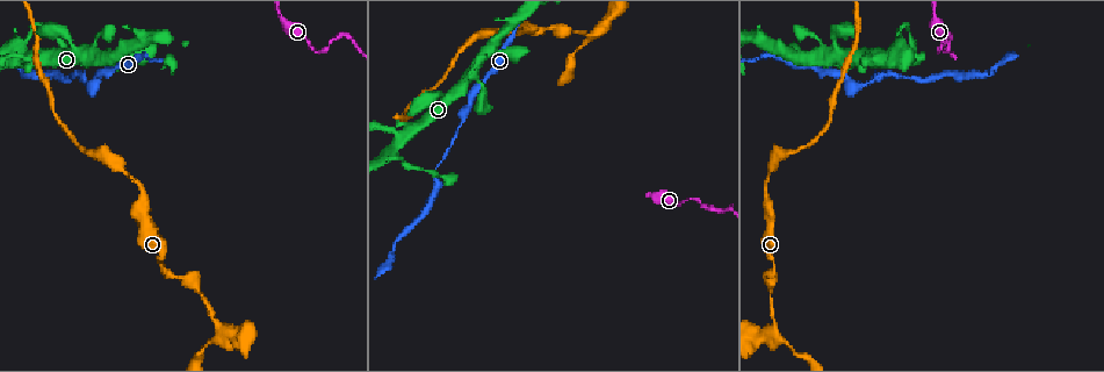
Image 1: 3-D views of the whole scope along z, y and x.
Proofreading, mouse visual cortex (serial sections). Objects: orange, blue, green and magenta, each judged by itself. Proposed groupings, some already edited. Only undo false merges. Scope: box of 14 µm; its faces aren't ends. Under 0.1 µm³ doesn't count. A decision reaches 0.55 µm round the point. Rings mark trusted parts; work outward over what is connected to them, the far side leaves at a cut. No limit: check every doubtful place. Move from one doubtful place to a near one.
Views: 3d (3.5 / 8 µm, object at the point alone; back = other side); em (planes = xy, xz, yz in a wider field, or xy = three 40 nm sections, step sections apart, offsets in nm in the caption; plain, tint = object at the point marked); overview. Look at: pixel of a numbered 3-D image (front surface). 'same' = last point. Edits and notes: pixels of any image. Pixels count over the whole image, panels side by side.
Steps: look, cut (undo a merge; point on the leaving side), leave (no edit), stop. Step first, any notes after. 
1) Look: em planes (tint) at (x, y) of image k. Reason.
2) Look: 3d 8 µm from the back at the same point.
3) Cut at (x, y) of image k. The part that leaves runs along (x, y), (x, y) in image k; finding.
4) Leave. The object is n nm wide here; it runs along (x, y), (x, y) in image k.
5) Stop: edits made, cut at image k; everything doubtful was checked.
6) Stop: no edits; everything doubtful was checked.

Look: 3d 3.5 µm at (693, 199) of image 1. Sharp bend.

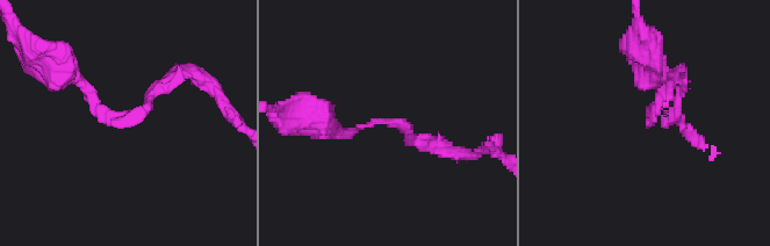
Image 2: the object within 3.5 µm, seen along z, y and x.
Look: em planes (tint) at (383, 122) of image 2. The arms are 150, 200 nm wide.

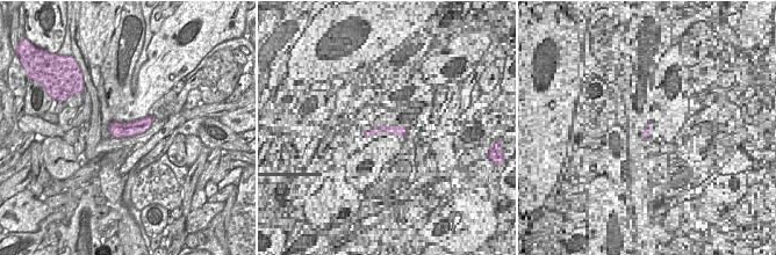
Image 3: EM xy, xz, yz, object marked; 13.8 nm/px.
Leave. The object is 220 nm wide here; it runs along (333, 129), (397, 123), (437, 144) in image 2; continuous, no second cell.

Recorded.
Look: 3d 3.5 µm at (856, 86) of image 1. Sharp bend.

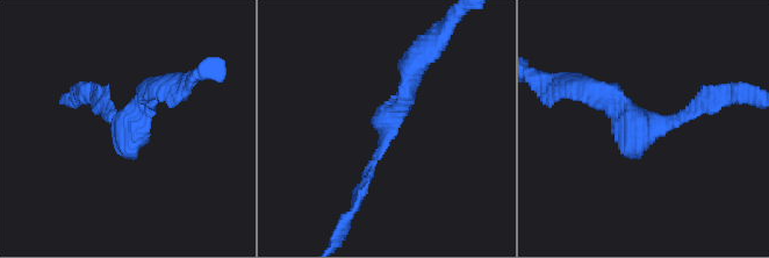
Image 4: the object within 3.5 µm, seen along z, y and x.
Look: em xy step 1 (tint) at (125, 128) of image 4. The arms are 100, 250 nm wide; need the tissue.

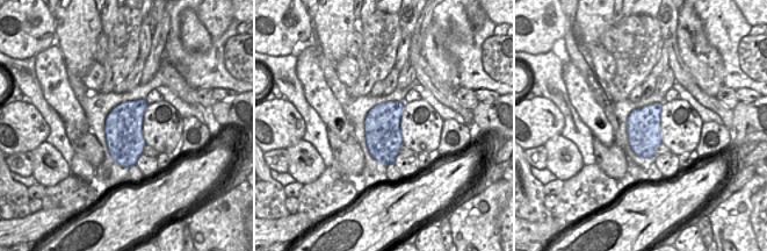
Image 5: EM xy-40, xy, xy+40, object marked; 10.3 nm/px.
Leave. It runs along (408, 72), (365, 188) in image 4; continuous, no second cell.

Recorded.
Look: 3d 3.5 µm at (777, 329) of image 1.

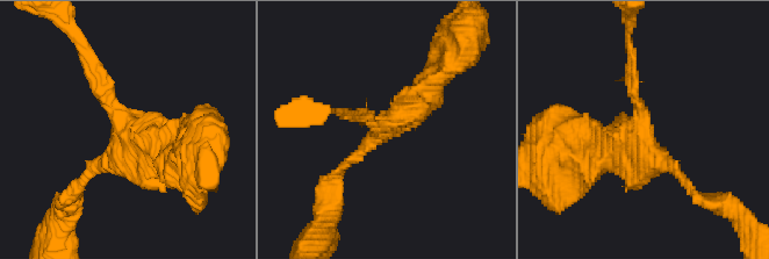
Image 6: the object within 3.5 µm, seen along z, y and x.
Look: em xy step 1 (tint) at (386, 124) of image 6.

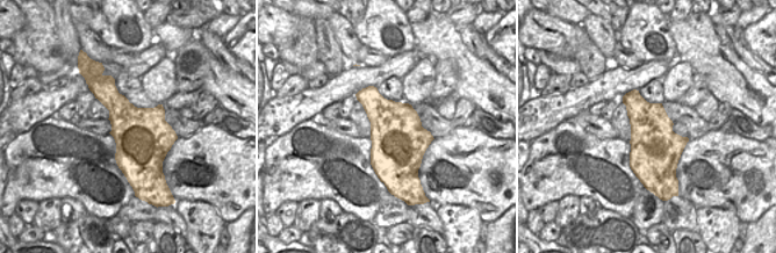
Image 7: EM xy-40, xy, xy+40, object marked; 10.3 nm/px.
Leave. The object is 600 nm wide here; it runs along (90, 58), (126, 127), (175, 155) in image 6; one cell here.

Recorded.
Stop: no edits; everything doubtful was checked.

